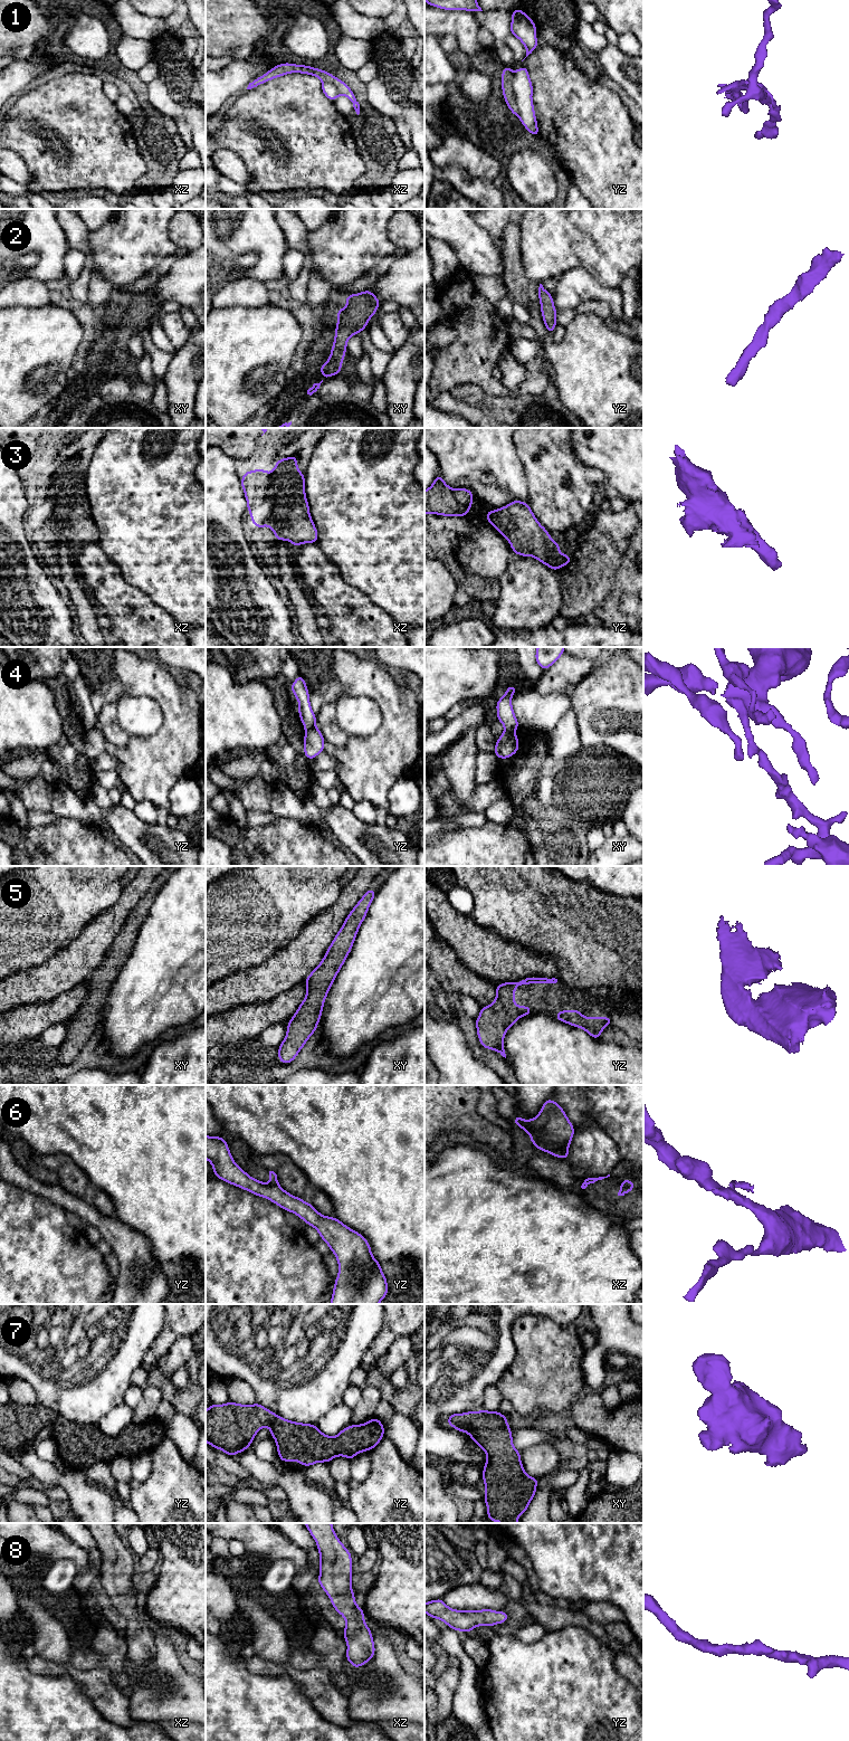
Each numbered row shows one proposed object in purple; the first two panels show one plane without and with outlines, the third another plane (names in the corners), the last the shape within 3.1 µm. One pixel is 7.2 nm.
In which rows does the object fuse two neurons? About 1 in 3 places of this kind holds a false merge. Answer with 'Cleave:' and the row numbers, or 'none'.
Cleave: 1, 4, 6

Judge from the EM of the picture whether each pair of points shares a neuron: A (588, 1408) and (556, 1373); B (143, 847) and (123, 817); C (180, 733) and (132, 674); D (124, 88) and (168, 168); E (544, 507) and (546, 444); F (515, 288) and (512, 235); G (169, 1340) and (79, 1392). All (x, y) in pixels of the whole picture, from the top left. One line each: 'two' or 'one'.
A: two
B: one
C: one
D: one
E: one
F: one
G: two

